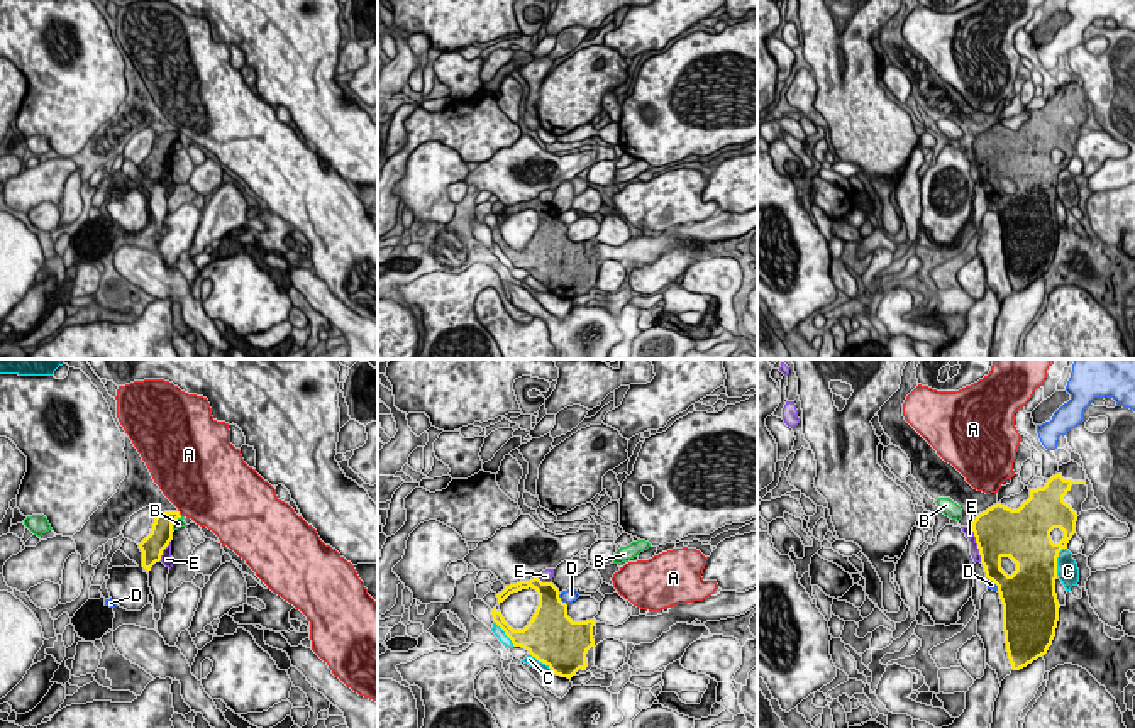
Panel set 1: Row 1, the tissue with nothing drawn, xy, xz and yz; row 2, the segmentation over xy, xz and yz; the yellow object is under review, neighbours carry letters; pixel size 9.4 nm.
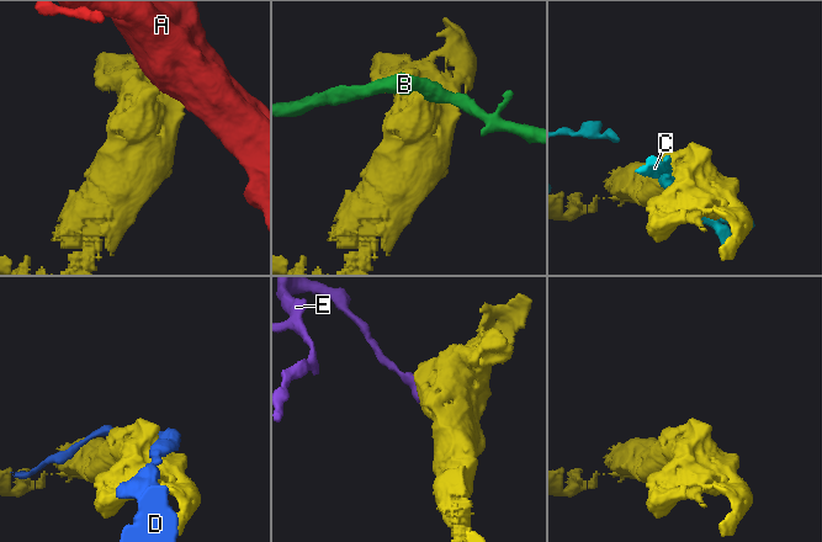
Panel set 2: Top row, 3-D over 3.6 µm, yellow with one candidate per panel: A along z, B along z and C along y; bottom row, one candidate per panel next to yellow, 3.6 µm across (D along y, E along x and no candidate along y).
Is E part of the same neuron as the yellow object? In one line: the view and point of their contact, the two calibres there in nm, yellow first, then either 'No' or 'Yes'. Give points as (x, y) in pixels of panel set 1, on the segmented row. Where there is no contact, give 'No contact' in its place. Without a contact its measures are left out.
Touches yellow at yz (978, 546). Thickness 480 nm (yellow) against 90 nm. No

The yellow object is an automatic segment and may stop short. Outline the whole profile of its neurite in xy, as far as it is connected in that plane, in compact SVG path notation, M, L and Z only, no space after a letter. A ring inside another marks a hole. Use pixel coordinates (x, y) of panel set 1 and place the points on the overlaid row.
M180 511L156 515L151 533L137 543L142 552L142 567L149 572L161 560L163 550L173 540L173 523L181 518Z

